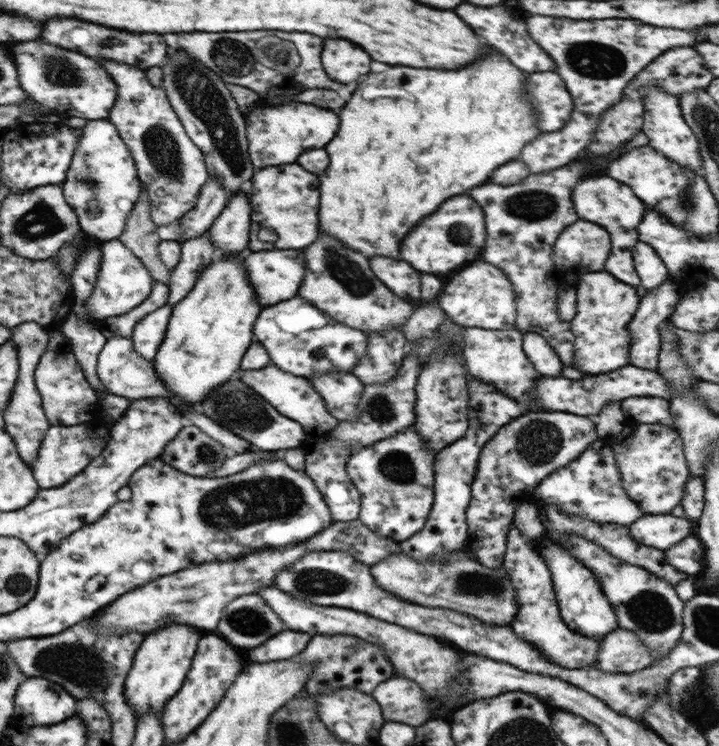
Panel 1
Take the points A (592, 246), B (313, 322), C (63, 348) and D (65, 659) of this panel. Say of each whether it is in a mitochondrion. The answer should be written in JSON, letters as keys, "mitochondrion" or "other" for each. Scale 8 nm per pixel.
{"A":"other","B":"other","C":"other","D":"mitochondrion"}

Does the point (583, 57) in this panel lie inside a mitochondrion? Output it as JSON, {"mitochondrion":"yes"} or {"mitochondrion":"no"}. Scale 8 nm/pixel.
{"mitochondrion":"yes"}

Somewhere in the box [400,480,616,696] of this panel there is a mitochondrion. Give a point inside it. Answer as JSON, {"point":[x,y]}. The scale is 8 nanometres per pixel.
{"point":[472,586]}

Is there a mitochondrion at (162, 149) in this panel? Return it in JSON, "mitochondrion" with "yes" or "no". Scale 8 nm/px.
{"mitochondrion":"yes"}

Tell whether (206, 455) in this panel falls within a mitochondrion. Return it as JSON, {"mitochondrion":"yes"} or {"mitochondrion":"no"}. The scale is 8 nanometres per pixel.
{"mitochondrion":"yes"}

